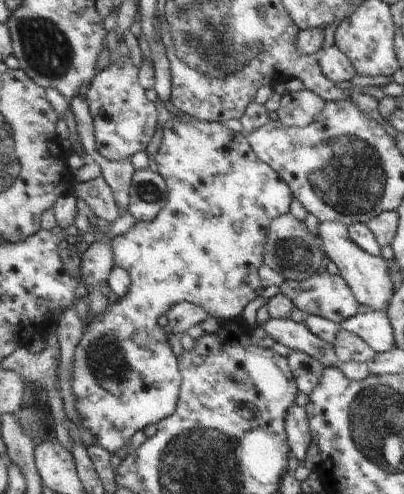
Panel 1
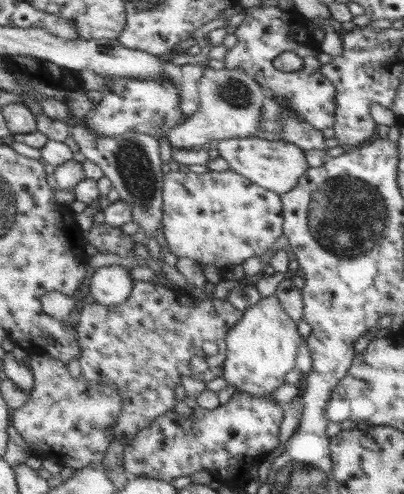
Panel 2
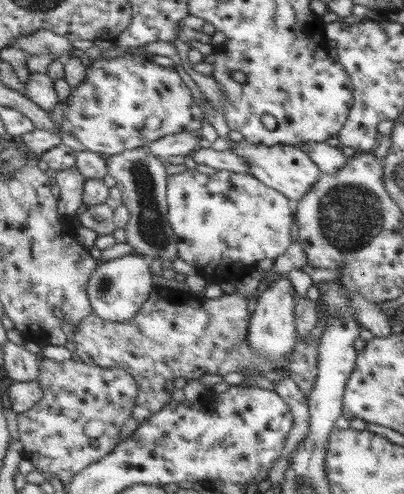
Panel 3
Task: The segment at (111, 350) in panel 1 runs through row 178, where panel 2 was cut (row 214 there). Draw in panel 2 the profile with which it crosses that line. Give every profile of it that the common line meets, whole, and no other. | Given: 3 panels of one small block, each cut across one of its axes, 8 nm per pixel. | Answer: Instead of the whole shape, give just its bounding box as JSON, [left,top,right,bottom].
[163,170,285,264]

